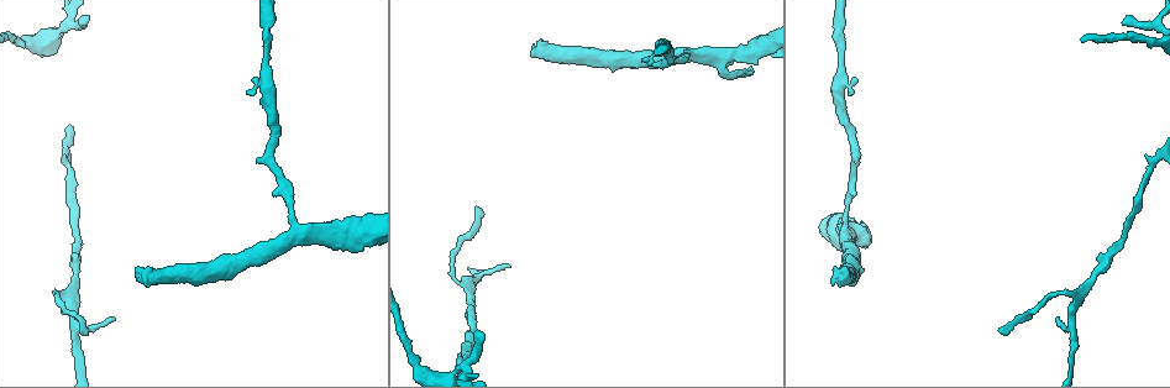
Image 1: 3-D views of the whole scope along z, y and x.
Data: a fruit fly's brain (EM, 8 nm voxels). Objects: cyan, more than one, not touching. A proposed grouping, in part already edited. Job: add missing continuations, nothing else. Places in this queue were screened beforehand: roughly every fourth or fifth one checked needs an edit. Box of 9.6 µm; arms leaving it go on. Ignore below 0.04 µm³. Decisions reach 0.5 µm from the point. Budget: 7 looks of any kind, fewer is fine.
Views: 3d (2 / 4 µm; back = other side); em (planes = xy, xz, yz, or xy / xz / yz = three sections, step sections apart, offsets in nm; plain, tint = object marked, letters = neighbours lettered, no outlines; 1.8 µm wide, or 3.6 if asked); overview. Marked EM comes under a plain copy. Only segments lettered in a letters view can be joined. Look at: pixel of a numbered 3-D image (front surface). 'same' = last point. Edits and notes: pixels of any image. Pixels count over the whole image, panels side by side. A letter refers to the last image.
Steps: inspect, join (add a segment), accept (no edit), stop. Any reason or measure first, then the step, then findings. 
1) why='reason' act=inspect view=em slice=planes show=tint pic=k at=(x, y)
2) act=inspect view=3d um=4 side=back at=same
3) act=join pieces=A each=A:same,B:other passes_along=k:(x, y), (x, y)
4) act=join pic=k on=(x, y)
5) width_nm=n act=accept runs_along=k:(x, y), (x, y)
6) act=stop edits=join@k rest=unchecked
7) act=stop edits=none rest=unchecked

why='calibre changes' act=inspect view=em um=3.6 slice=planes show=letters pic=1 at=(417, 368)

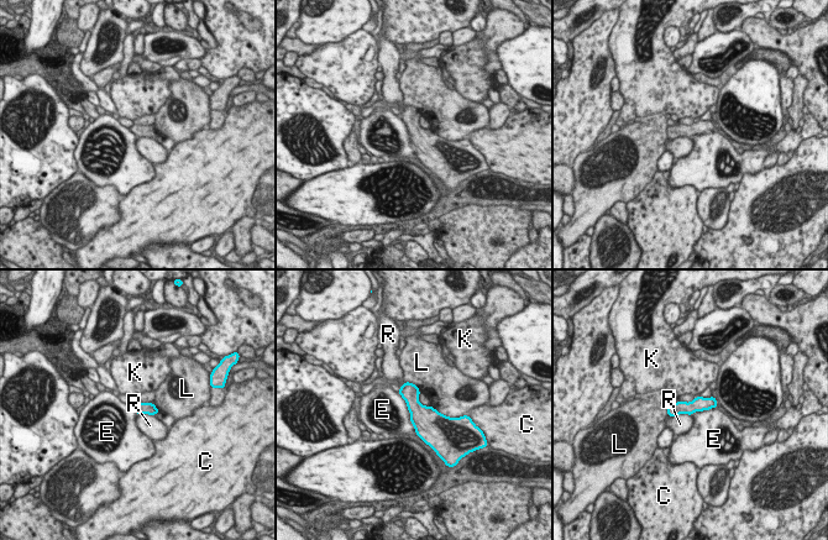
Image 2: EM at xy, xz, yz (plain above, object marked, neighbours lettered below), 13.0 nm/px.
act=accept each=C:other,E:other,K:other,L:other,R:other runs_along=2:(713, 403), (670, 410) found='no lettered segment goes on from it'

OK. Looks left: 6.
why='branch stops here' act=inspect view=em slice=planes show=letters pic=1 at=(1122, 23)

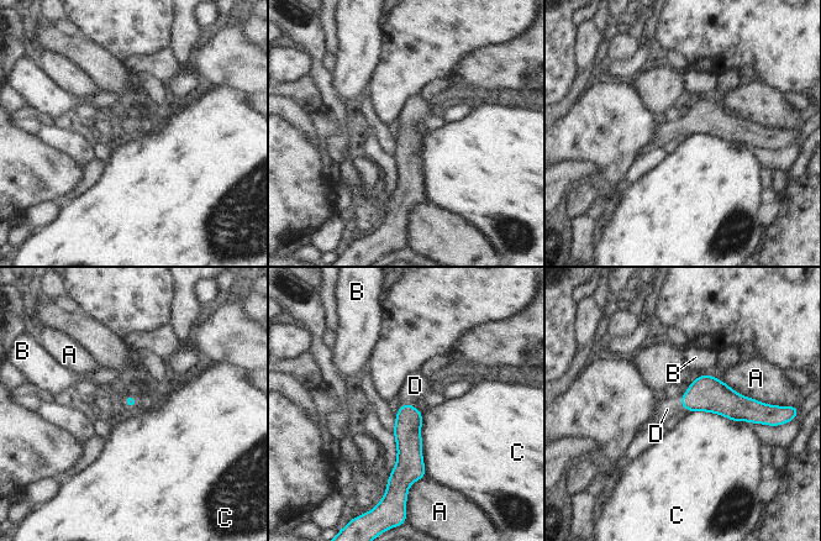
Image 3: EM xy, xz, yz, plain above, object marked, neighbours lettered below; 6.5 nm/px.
act=join pieces=D each=A:other,B:other,C:other,D:same passes_along=3:(409, 420), (408, 404), (415, 385) found='it goes on there'

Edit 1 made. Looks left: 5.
why='free end' act=inspect view=em slice=planes show=letters pic=1 at=(84, 333)

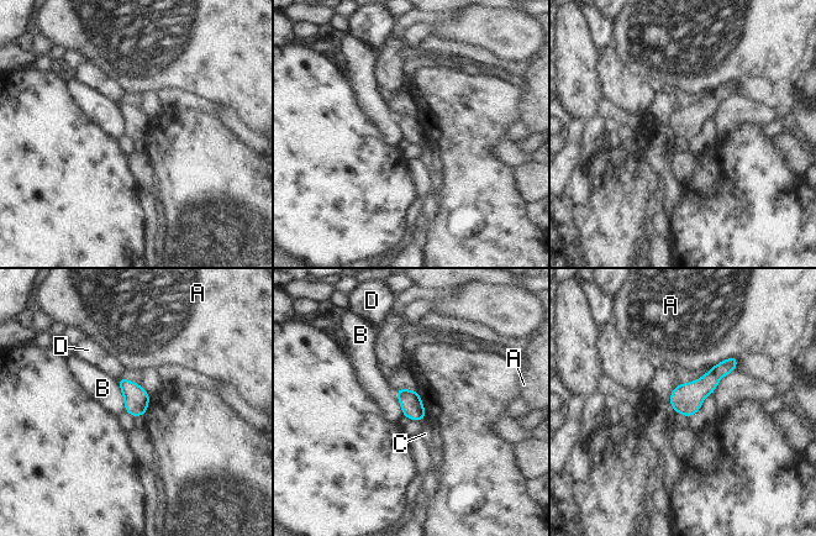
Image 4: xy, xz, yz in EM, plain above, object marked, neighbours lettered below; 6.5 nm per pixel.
longest_contact=B:200nm act=accept each=A:other,B:other,C:other,D:other border=4:(116, 379), (124, 399), (124, 409) found='none of them fits'

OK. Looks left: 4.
act=stop edits=join@3 rest=unchecked

